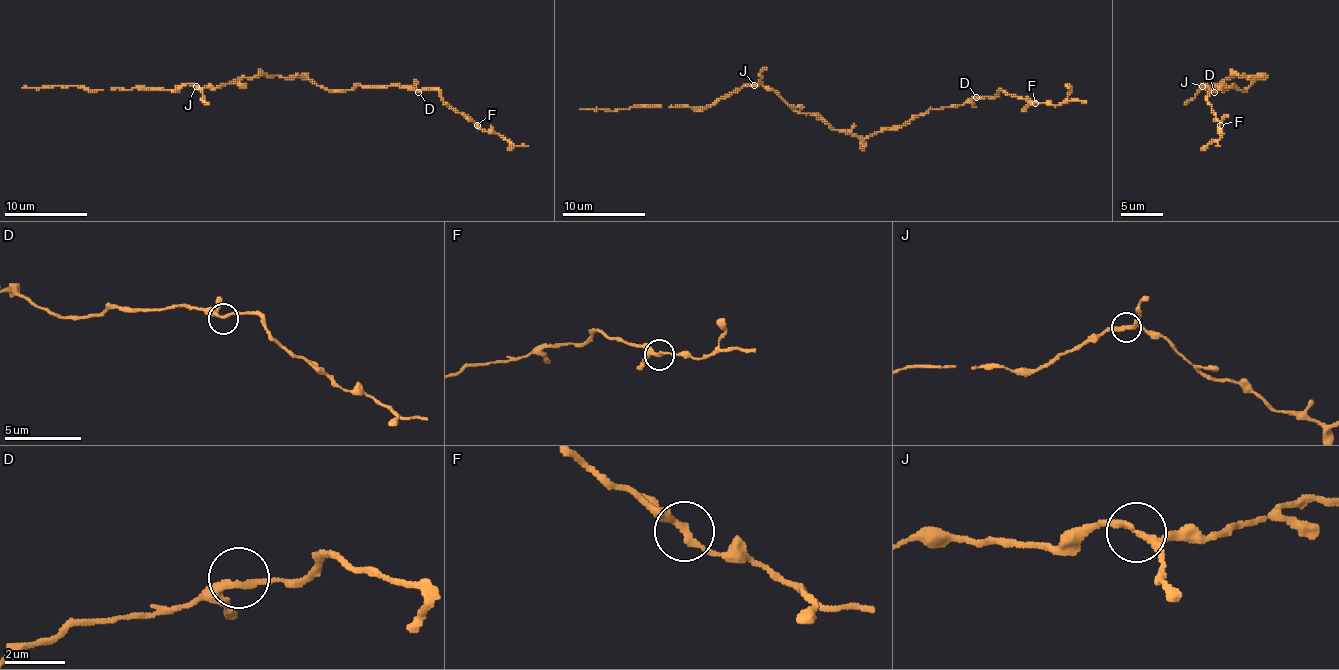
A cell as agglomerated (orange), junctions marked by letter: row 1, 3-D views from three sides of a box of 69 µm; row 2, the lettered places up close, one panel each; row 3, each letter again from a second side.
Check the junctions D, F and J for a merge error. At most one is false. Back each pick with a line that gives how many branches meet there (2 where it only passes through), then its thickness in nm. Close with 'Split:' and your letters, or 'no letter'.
Split: no letter

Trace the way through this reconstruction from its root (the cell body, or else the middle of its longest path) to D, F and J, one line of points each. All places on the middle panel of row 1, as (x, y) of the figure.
D: (841, 132), (868, 138), (887, 128), (901, 128), (930, 109), (957, 107), (976, 97)
F: (841, 132), (868, 138), (887, 128), (901, 128), (930, 109), (957, 107), (1001, 90), (1034, 103)
J: (841, 132), (833, 130), (814, 115), (794, 111), (773, 90), (754, 84)

